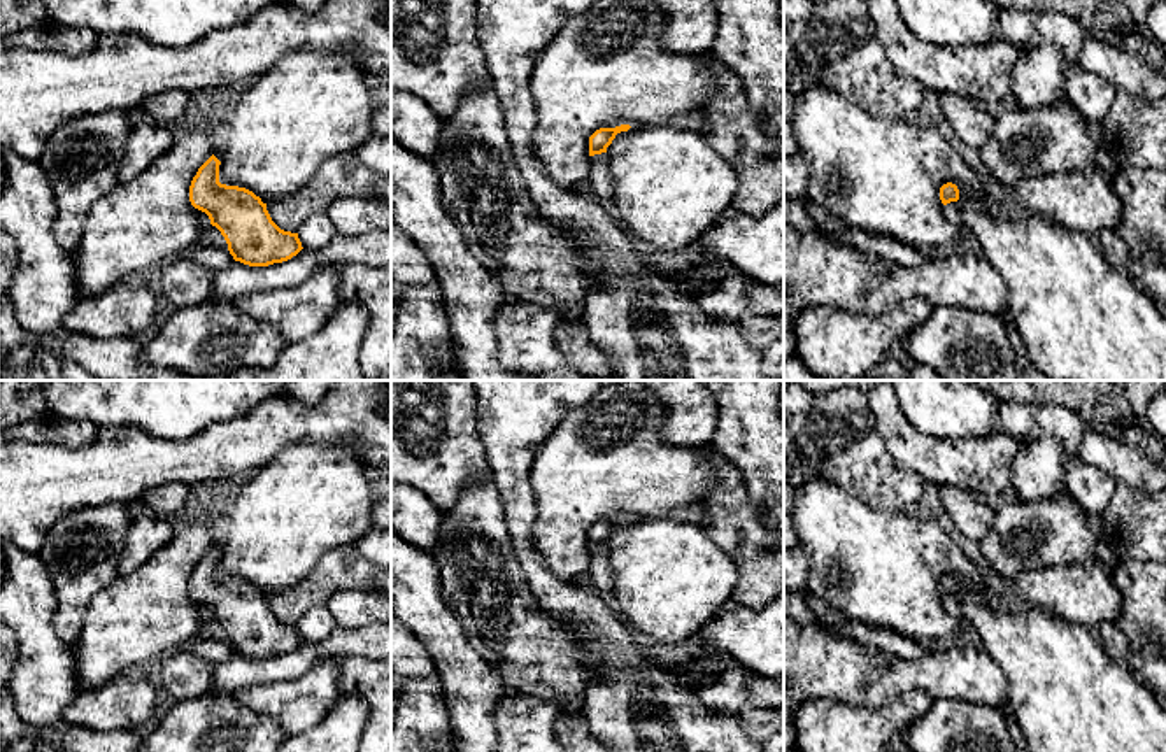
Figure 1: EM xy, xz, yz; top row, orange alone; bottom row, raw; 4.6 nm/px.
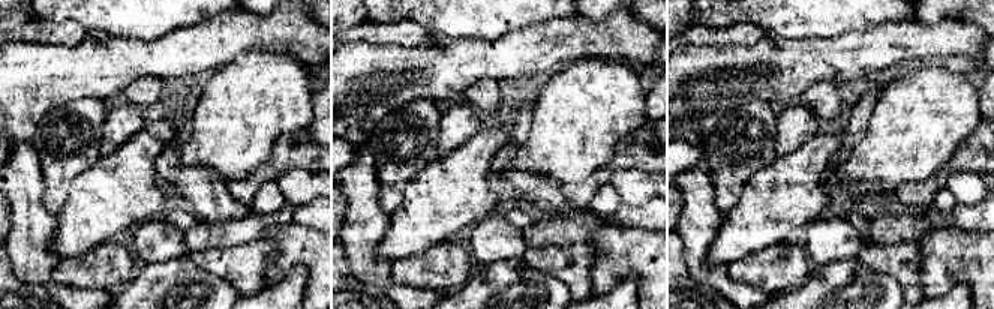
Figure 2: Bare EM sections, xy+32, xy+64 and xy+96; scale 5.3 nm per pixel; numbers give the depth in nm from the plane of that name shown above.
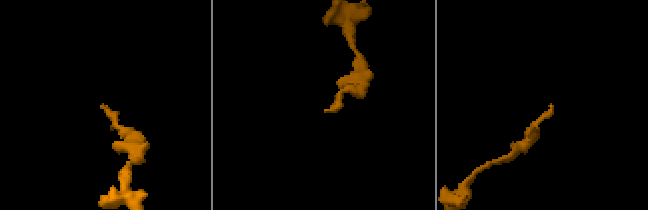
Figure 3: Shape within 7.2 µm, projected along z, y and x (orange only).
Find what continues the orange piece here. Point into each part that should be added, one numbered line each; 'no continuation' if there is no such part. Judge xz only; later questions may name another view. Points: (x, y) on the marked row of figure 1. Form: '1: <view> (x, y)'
1: xz (600, 181)

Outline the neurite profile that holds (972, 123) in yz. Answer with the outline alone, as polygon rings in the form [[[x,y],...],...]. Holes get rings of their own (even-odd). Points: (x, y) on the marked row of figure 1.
[[[936,93],[943,119],[954,133],[968,145],[980,149],[992,135],[996,110],[973,103],[954,93]]]

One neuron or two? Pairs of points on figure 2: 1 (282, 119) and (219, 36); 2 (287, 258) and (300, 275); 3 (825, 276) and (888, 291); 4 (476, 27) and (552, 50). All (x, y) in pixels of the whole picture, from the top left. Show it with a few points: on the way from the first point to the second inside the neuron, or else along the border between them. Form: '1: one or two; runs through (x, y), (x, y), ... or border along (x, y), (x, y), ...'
1: two; border along (270, 51), (246, 50), (219, 68)
2: two; border along (308, 272), (294, 266), (267, 285)
3: one; runs through (840, 291), (873, 291)
4: two; border along (534, 23), (489, 39), (467, 39)

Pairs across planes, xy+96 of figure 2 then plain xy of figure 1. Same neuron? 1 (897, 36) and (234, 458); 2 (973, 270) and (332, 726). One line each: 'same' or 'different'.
1: same
2: different

